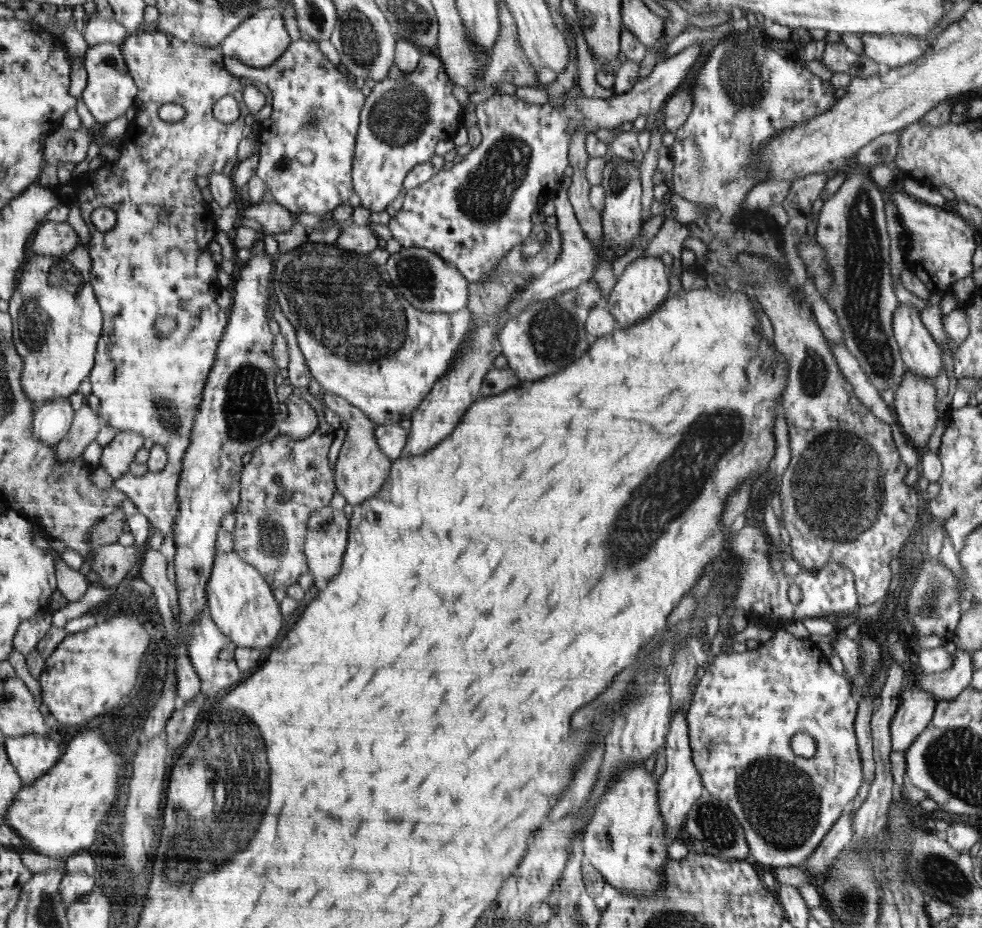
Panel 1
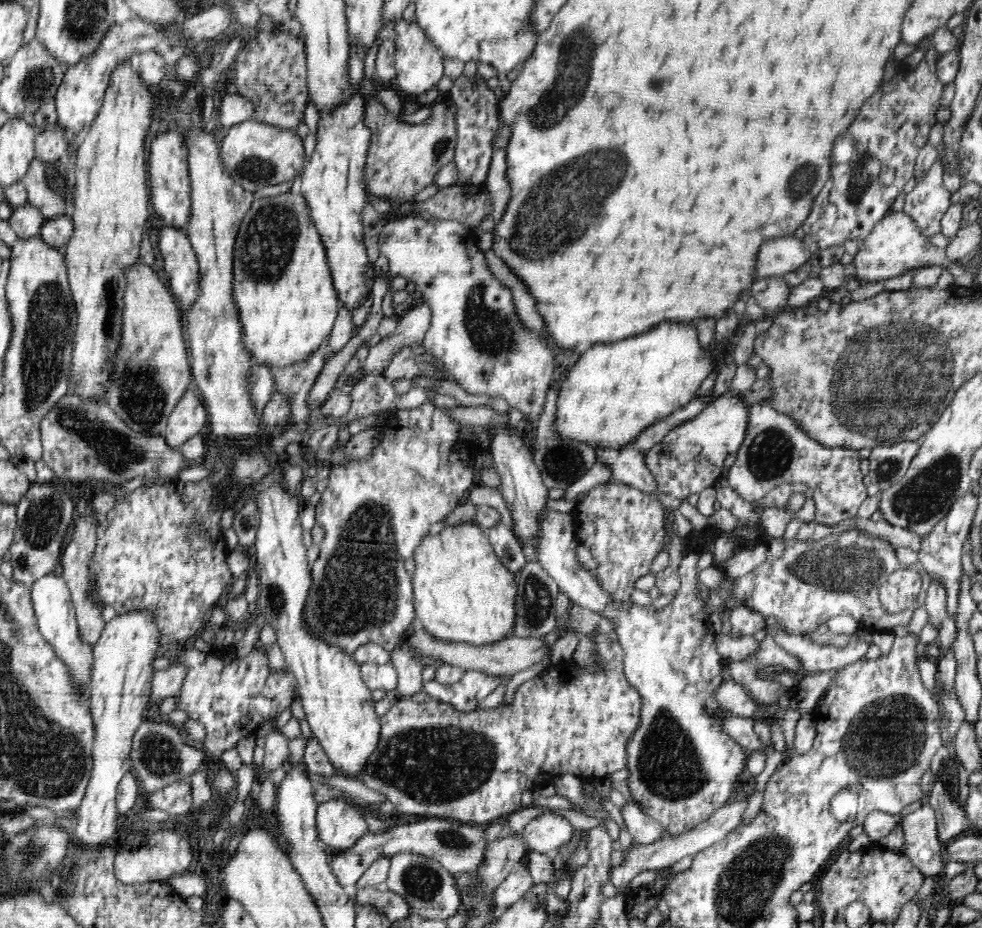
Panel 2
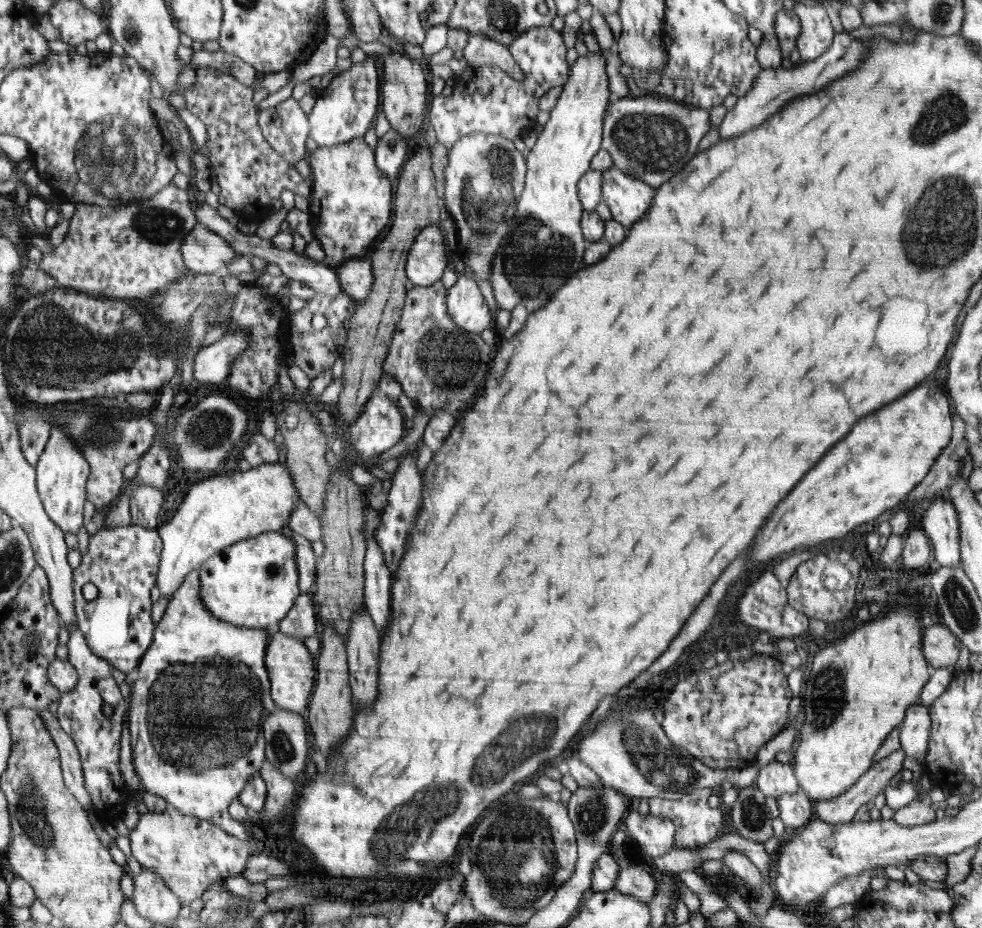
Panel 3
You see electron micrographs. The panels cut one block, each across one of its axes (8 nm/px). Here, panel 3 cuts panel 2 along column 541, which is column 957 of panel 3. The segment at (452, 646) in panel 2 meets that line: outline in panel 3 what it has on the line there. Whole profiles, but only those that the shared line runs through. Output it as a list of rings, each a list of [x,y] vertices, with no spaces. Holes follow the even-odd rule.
[[[940,625],[928,626],[922,632],[922,653],[932,668],[953,666],[960,658],[962,644],[958,637]]]

